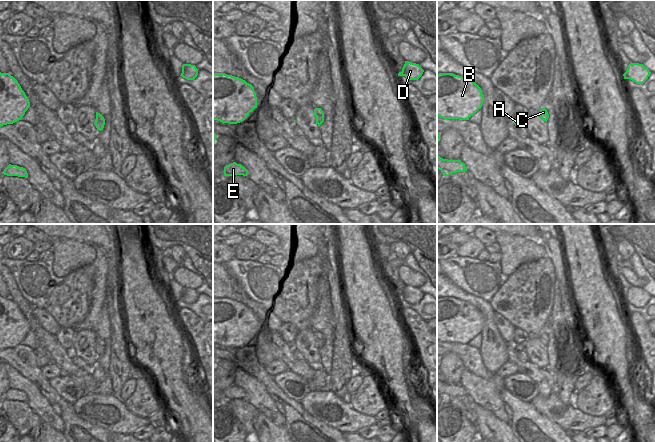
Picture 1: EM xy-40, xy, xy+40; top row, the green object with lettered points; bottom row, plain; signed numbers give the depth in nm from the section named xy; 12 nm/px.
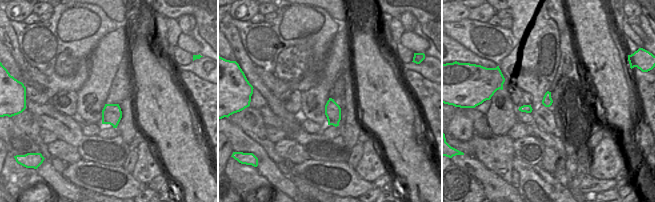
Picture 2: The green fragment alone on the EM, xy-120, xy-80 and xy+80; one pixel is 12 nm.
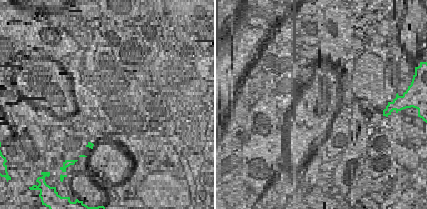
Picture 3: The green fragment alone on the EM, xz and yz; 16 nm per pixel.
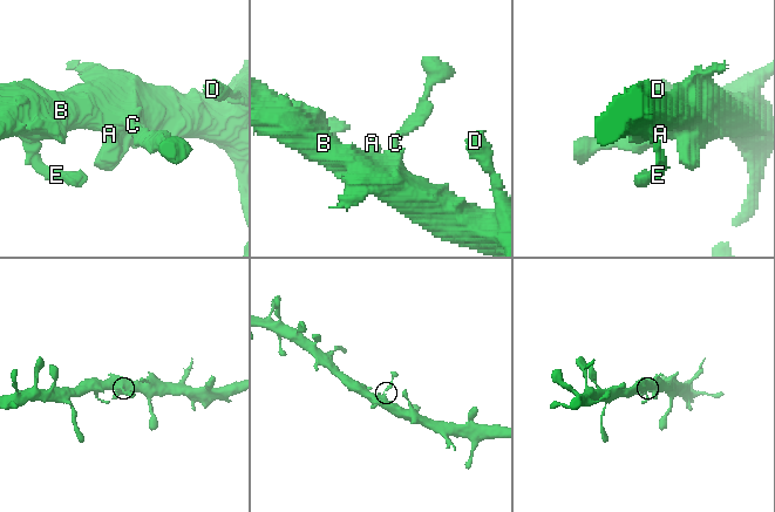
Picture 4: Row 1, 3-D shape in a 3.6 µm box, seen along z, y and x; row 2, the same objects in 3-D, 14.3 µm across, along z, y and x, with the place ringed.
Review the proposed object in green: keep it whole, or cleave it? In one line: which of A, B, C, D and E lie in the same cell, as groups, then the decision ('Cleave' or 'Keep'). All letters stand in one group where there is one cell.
Groups: A B C D E. Keep

